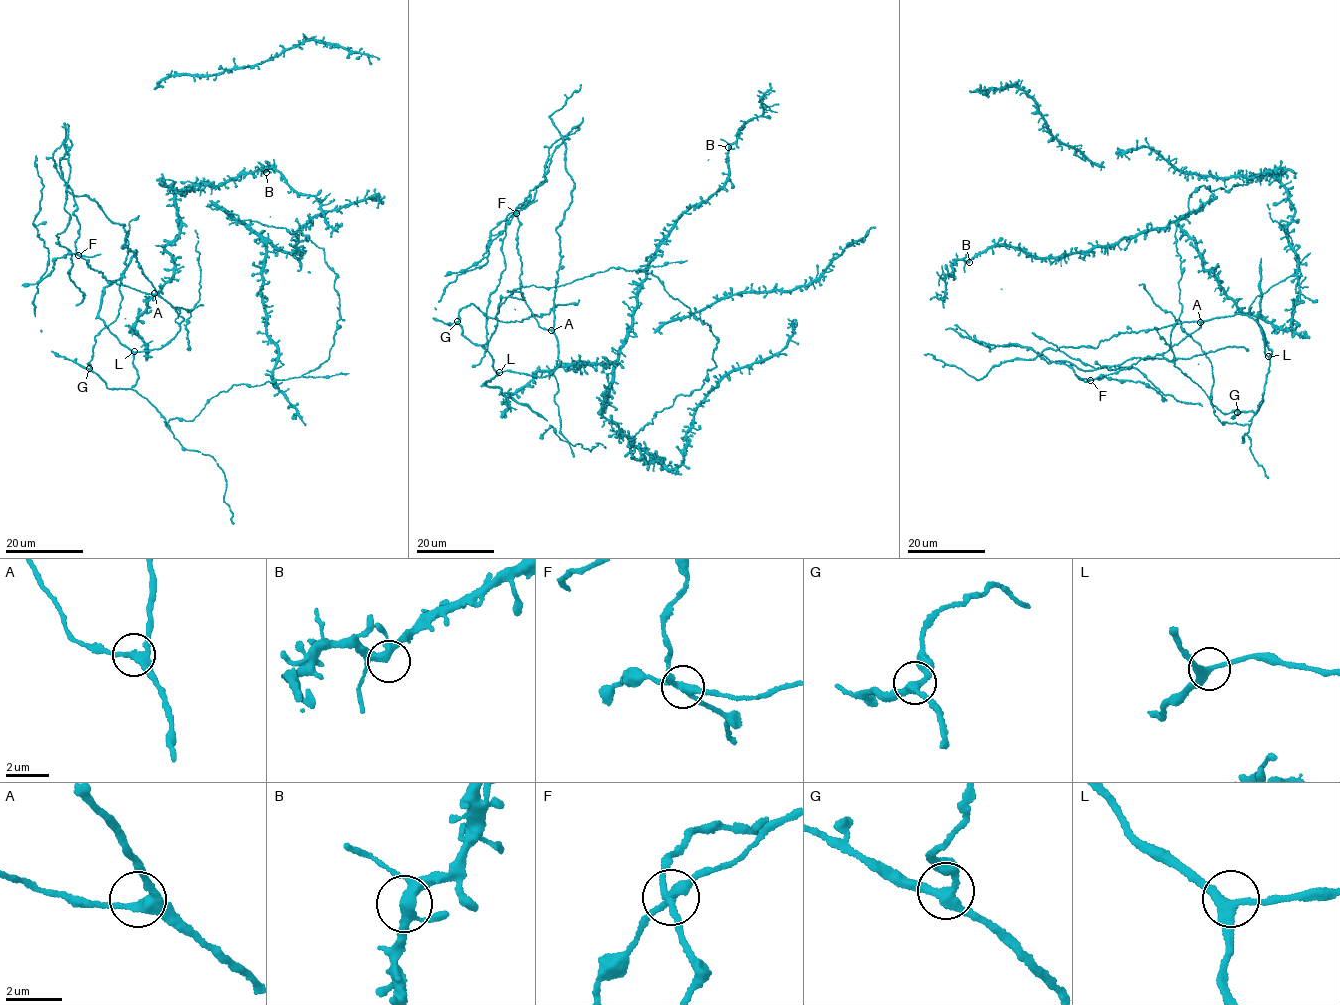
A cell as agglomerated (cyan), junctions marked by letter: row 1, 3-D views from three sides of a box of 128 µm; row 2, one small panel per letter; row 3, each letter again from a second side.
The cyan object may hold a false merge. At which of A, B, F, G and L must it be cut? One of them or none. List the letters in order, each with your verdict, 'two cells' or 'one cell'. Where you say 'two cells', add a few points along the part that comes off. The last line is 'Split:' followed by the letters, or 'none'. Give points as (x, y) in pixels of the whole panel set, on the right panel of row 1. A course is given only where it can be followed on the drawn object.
A: one cell
B: one cell
F: two cells; course (1090, 380), (1104, 377), (1139, 381), (1167, 401)
G: one cell
L: one cell
Split: F

